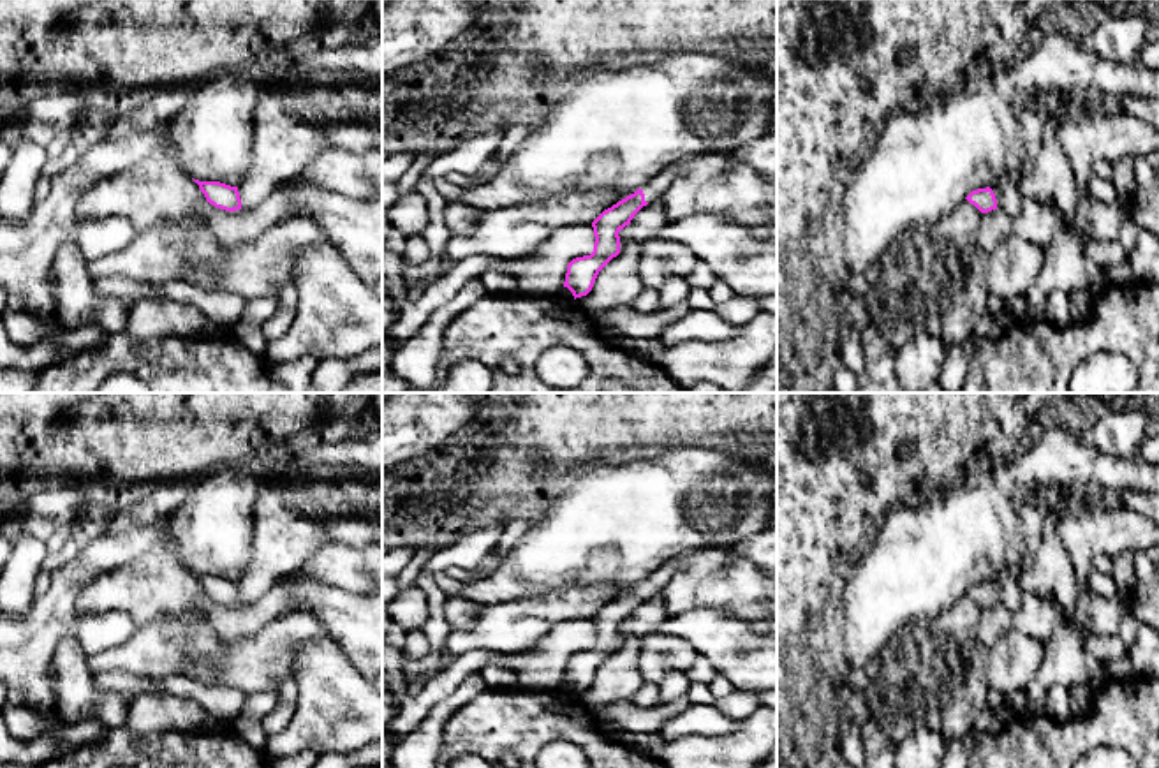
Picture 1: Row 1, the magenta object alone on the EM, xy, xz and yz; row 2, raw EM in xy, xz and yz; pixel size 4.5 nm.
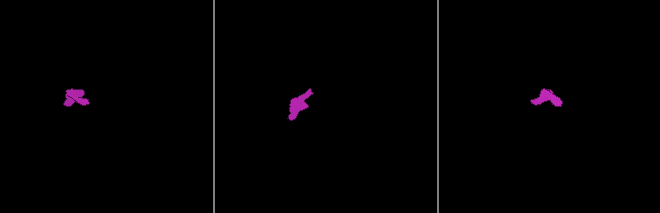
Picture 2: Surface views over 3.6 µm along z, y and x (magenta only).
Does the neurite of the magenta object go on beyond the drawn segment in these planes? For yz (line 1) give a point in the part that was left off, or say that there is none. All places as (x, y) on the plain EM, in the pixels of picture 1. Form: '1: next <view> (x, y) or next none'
1: next none

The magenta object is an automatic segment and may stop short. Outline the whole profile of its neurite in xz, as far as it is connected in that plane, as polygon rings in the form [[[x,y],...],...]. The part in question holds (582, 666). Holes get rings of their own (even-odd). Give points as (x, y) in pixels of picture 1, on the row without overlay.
[[[675,557],[659,569],[653,569],[641,583],[604,604],[592,617],[595,631],[594,646],[590,650],[576,652],[567,659],[564,682],[572,687],[574,694],[587,690],[592,685],[599,666],[620,648],[618,627],[631,618],[643,601],[664,590],[676,571],[680,558],[682,557]]]

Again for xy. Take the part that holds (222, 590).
[[[194,574],[194,576],[199,580],[206,595],[215,602],[220,602],[225,606],[241,604],[238,581],[231,581],[220,576],[199,576],[199,574]]]

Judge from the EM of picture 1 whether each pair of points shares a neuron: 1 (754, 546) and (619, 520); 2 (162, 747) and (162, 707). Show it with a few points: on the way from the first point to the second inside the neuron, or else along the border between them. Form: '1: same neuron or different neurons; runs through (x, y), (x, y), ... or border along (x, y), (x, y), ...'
1: different neurons; border along (758, 531), (728, 548)
2: different neurons; border along (125, 724), (138, 733), (178, 731)

